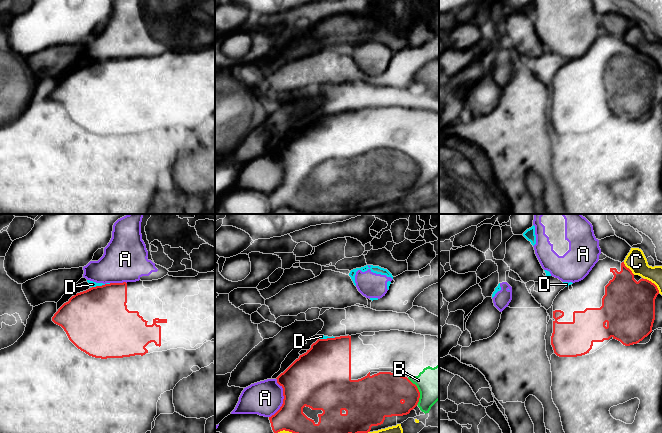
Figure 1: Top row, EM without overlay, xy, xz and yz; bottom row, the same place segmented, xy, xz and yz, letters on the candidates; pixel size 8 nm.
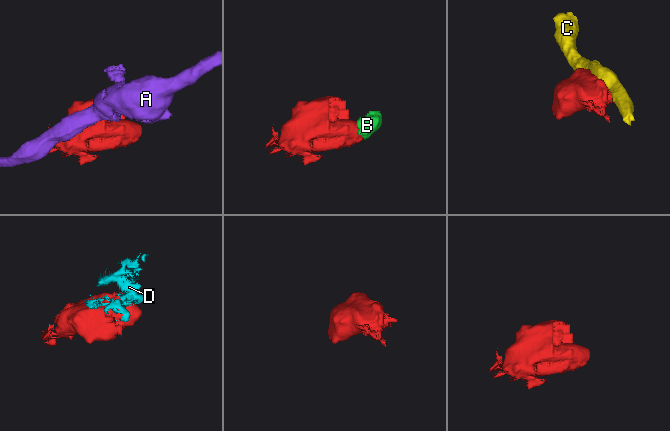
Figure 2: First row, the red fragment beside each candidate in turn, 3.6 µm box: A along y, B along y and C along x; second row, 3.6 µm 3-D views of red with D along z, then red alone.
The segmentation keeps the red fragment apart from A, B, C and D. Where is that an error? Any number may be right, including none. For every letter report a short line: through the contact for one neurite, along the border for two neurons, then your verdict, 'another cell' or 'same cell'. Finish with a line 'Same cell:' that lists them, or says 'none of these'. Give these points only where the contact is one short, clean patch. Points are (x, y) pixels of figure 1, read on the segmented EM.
A: another cell
B: same cell
C: another cell
D: xy (110, 283), (92, 287) | another cell
Same cell: B

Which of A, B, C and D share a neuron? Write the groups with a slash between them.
A D / B / C

